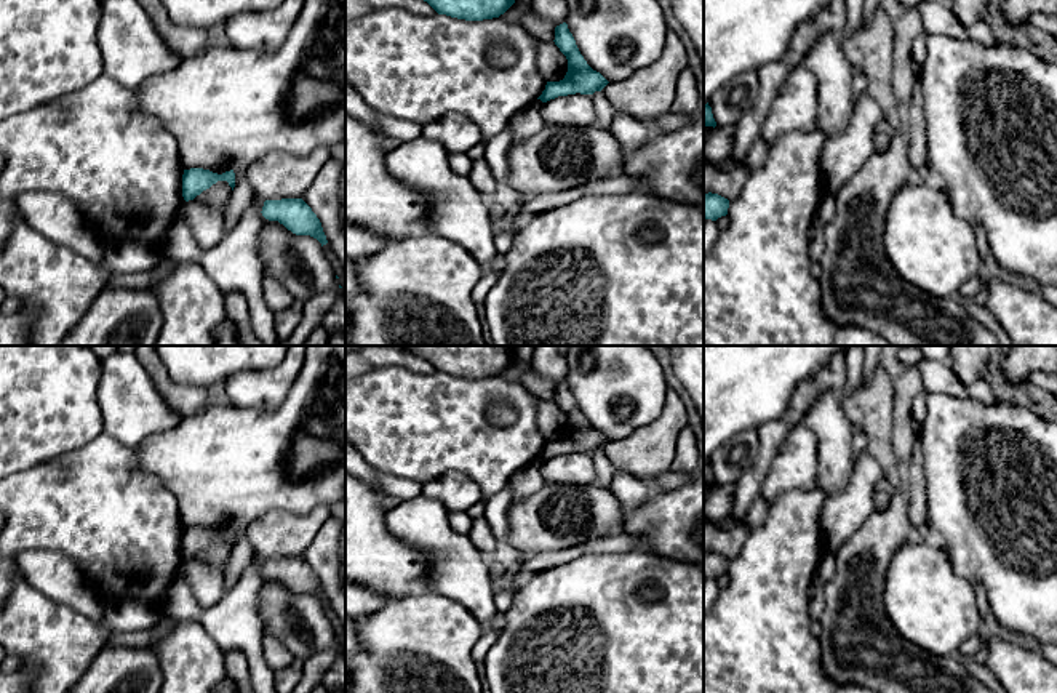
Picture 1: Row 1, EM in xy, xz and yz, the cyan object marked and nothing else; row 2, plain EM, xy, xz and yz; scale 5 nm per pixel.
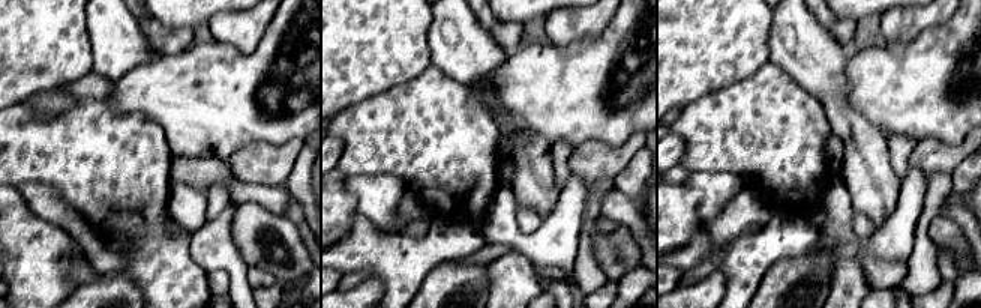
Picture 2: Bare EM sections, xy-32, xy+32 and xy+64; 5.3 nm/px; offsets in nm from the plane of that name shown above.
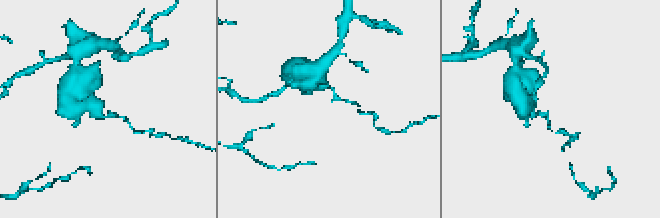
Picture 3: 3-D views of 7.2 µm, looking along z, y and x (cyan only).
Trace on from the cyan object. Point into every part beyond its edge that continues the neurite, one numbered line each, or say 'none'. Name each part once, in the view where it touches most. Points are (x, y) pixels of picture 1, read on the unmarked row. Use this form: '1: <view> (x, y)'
none

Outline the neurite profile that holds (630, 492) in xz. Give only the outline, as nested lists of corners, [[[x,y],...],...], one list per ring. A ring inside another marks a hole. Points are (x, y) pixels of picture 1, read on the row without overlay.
[[[624,471],[616,472],[608,488],[627,511],[640,509],[656,493],[649,483]]]

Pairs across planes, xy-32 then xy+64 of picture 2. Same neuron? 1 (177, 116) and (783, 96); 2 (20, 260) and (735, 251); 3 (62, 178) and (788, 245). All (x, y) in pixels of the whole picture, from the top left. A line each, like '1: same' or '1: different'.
1: different
2: same
3: different

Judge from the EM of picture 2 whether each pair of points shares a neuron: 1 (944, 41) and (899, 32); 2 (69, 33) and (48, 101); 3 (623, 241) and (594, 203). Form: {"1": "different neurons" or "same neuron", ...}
{"1": "different neurons", "2": "different neurons", "3": "different neurons"}

